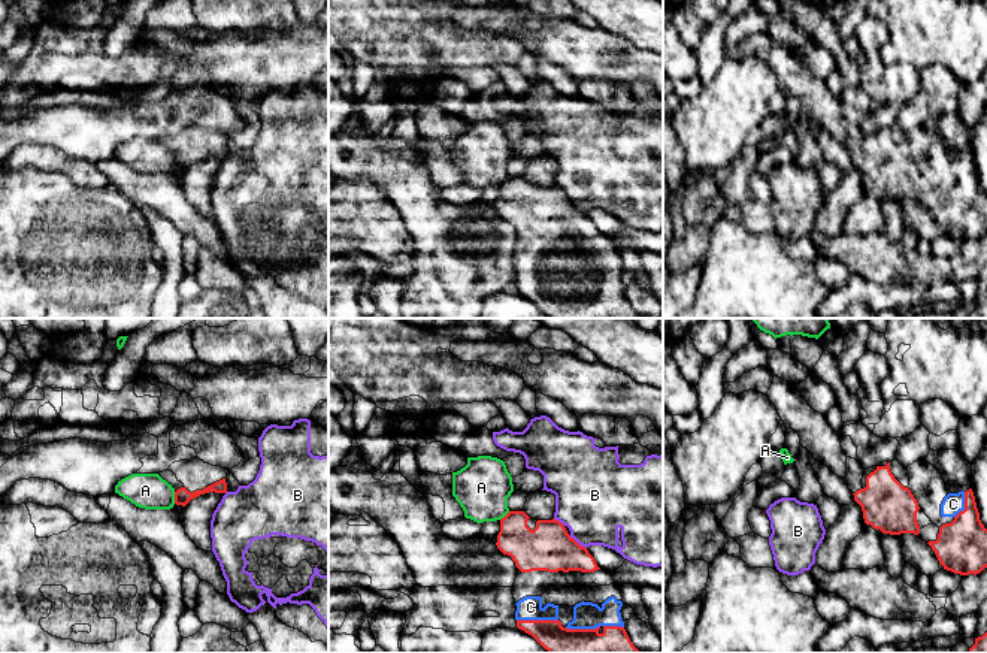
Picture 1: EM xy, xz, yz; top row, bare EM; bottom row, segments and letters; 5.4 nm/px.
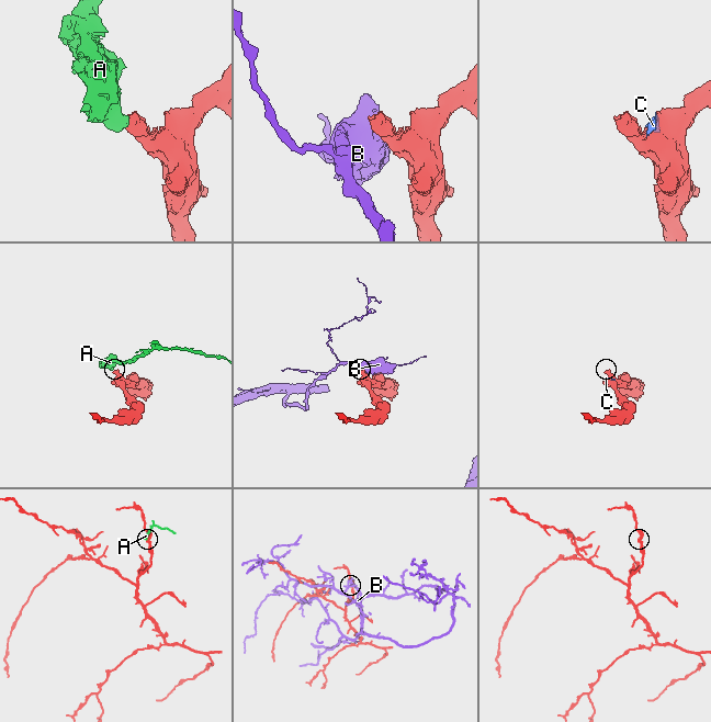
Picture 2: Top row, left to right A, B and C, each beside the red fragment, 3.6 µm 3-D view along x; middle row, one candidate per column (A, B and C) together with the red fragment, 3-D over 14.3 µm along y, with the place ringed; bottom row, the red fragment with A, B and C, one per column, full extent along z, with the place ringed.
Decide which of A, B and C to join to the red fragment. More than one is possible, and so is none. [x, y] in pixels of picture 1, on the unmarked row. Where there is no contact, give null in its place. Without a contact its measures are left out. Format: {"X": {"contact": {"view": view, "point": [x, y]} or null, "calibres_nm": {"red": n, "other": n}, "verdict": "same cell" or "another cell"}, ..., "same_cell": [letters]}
{"A": {"contact": {"view": "xy", "point": [175, 163]}, "calibres_nm": {"red": 90, "other": 190}, "verdict": "another cell"}, "B": {"contact": {"view": "xz", "point": [577, 208]}, "calibres_nm": {"red": 260, "other": 400}, "verdict": "another cell"}, "C": {"contact": {"view": "xz", "point": [538, 286]}, "calibres_nm": {"red": 260, "other": 130}, "verdict": "same cell"}, "same_cell": ["C"]}

